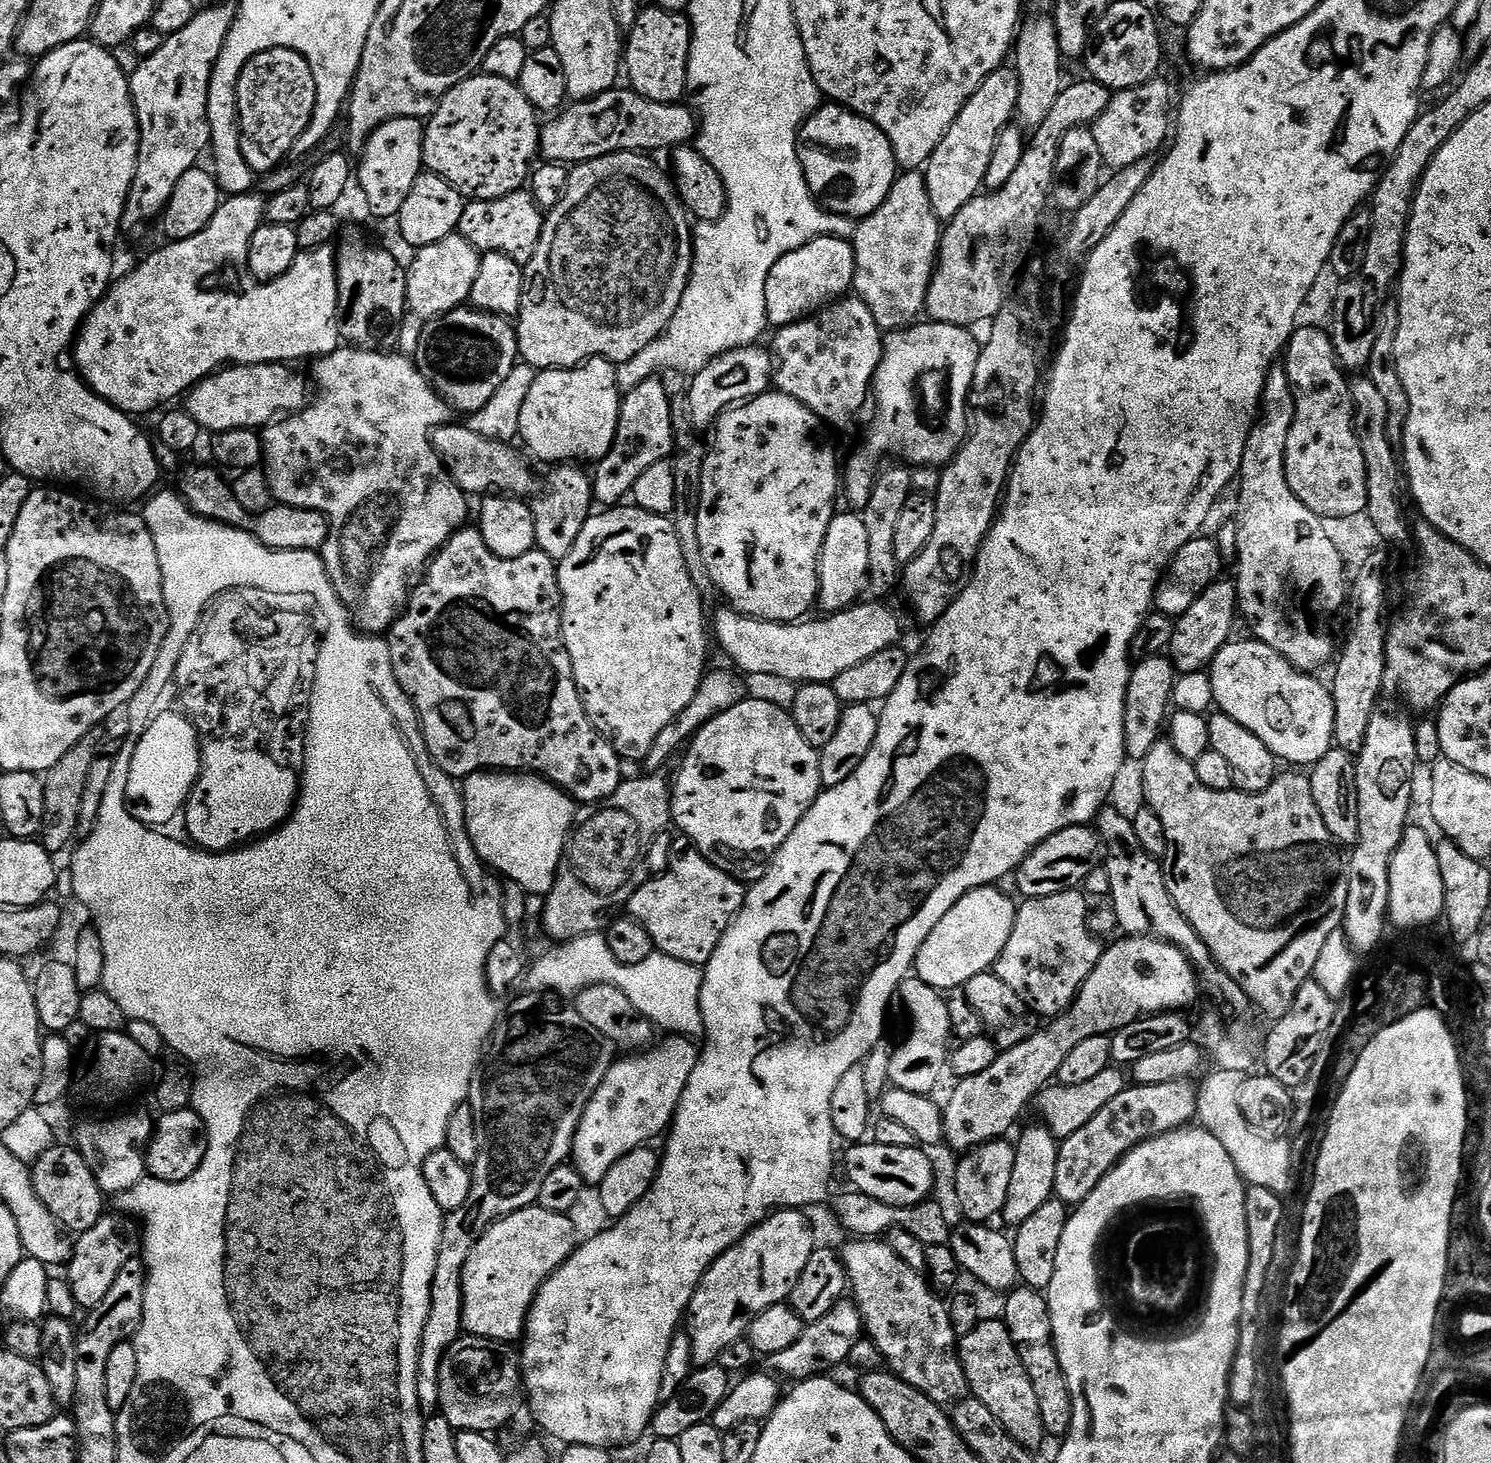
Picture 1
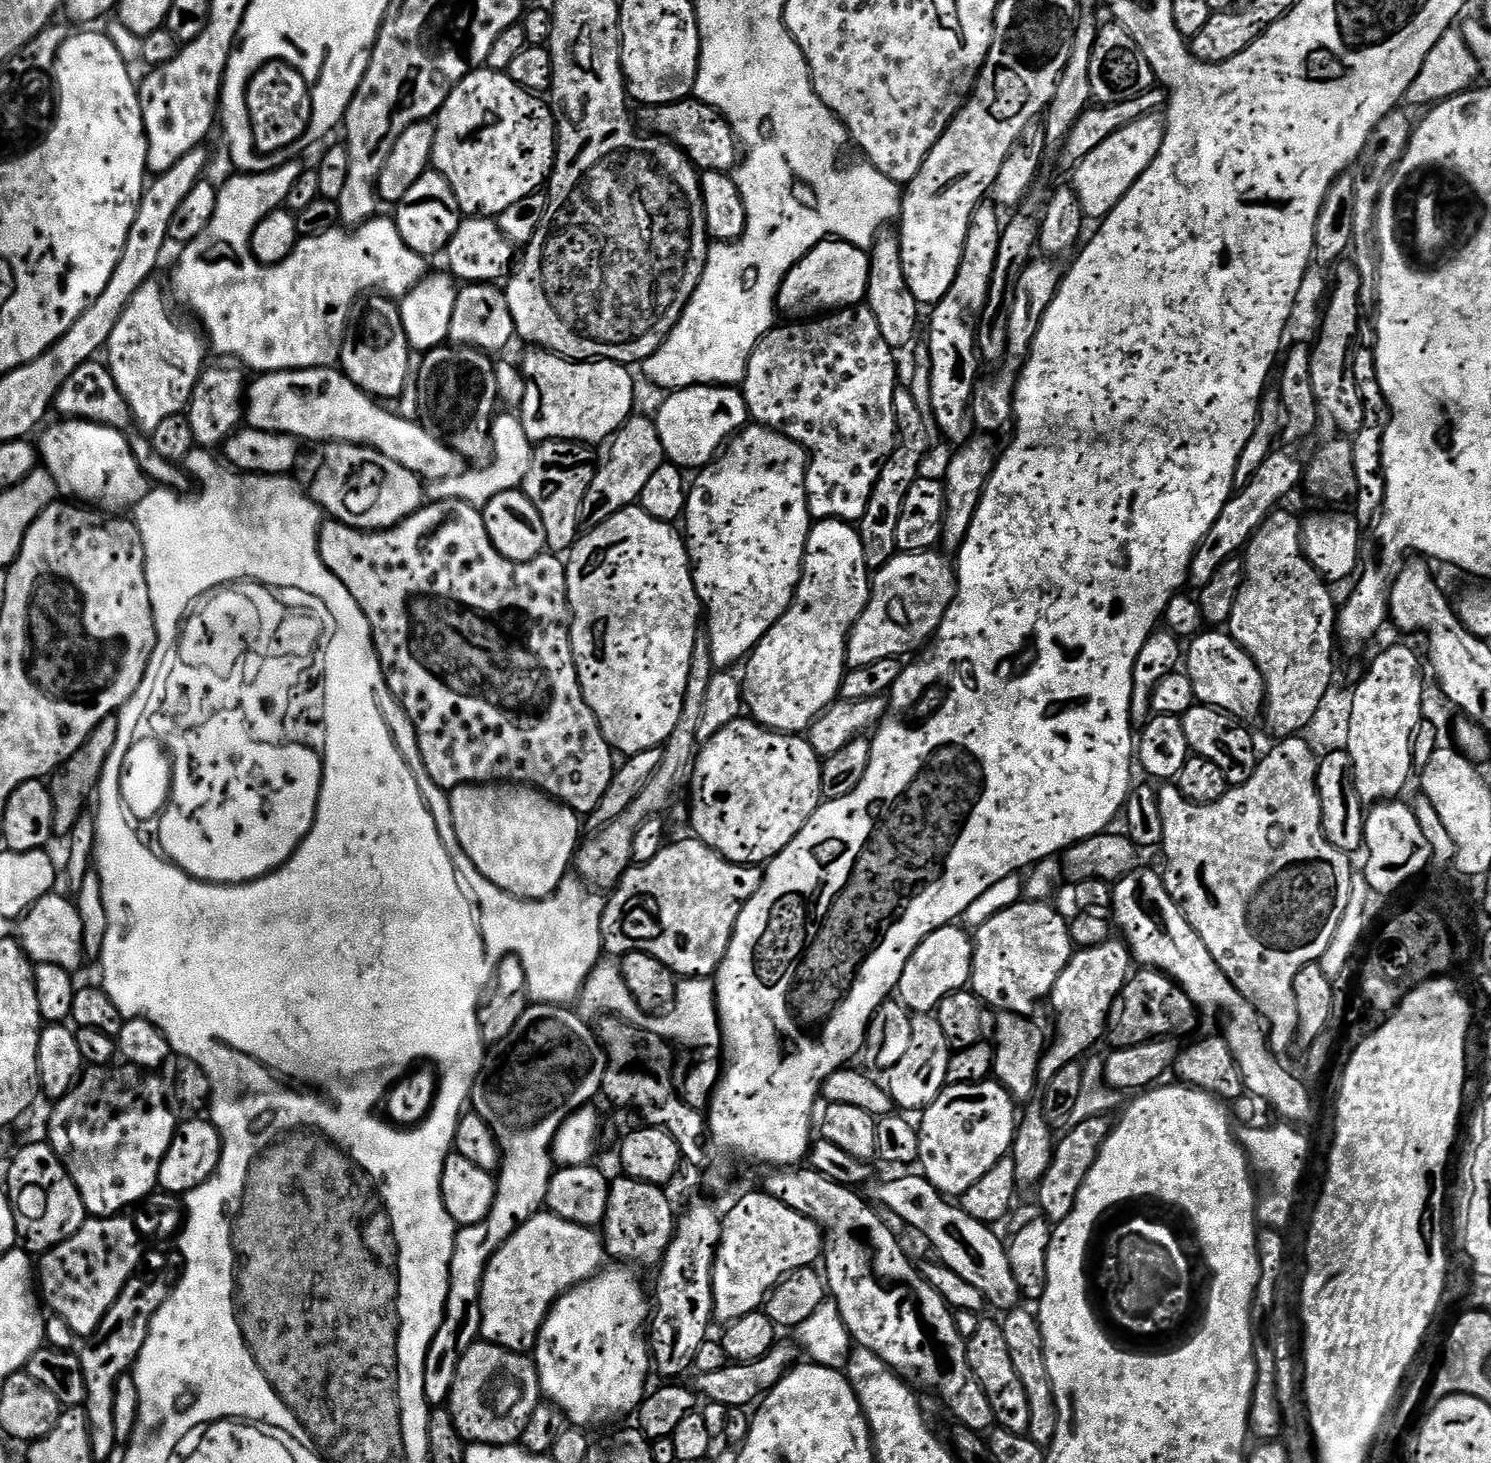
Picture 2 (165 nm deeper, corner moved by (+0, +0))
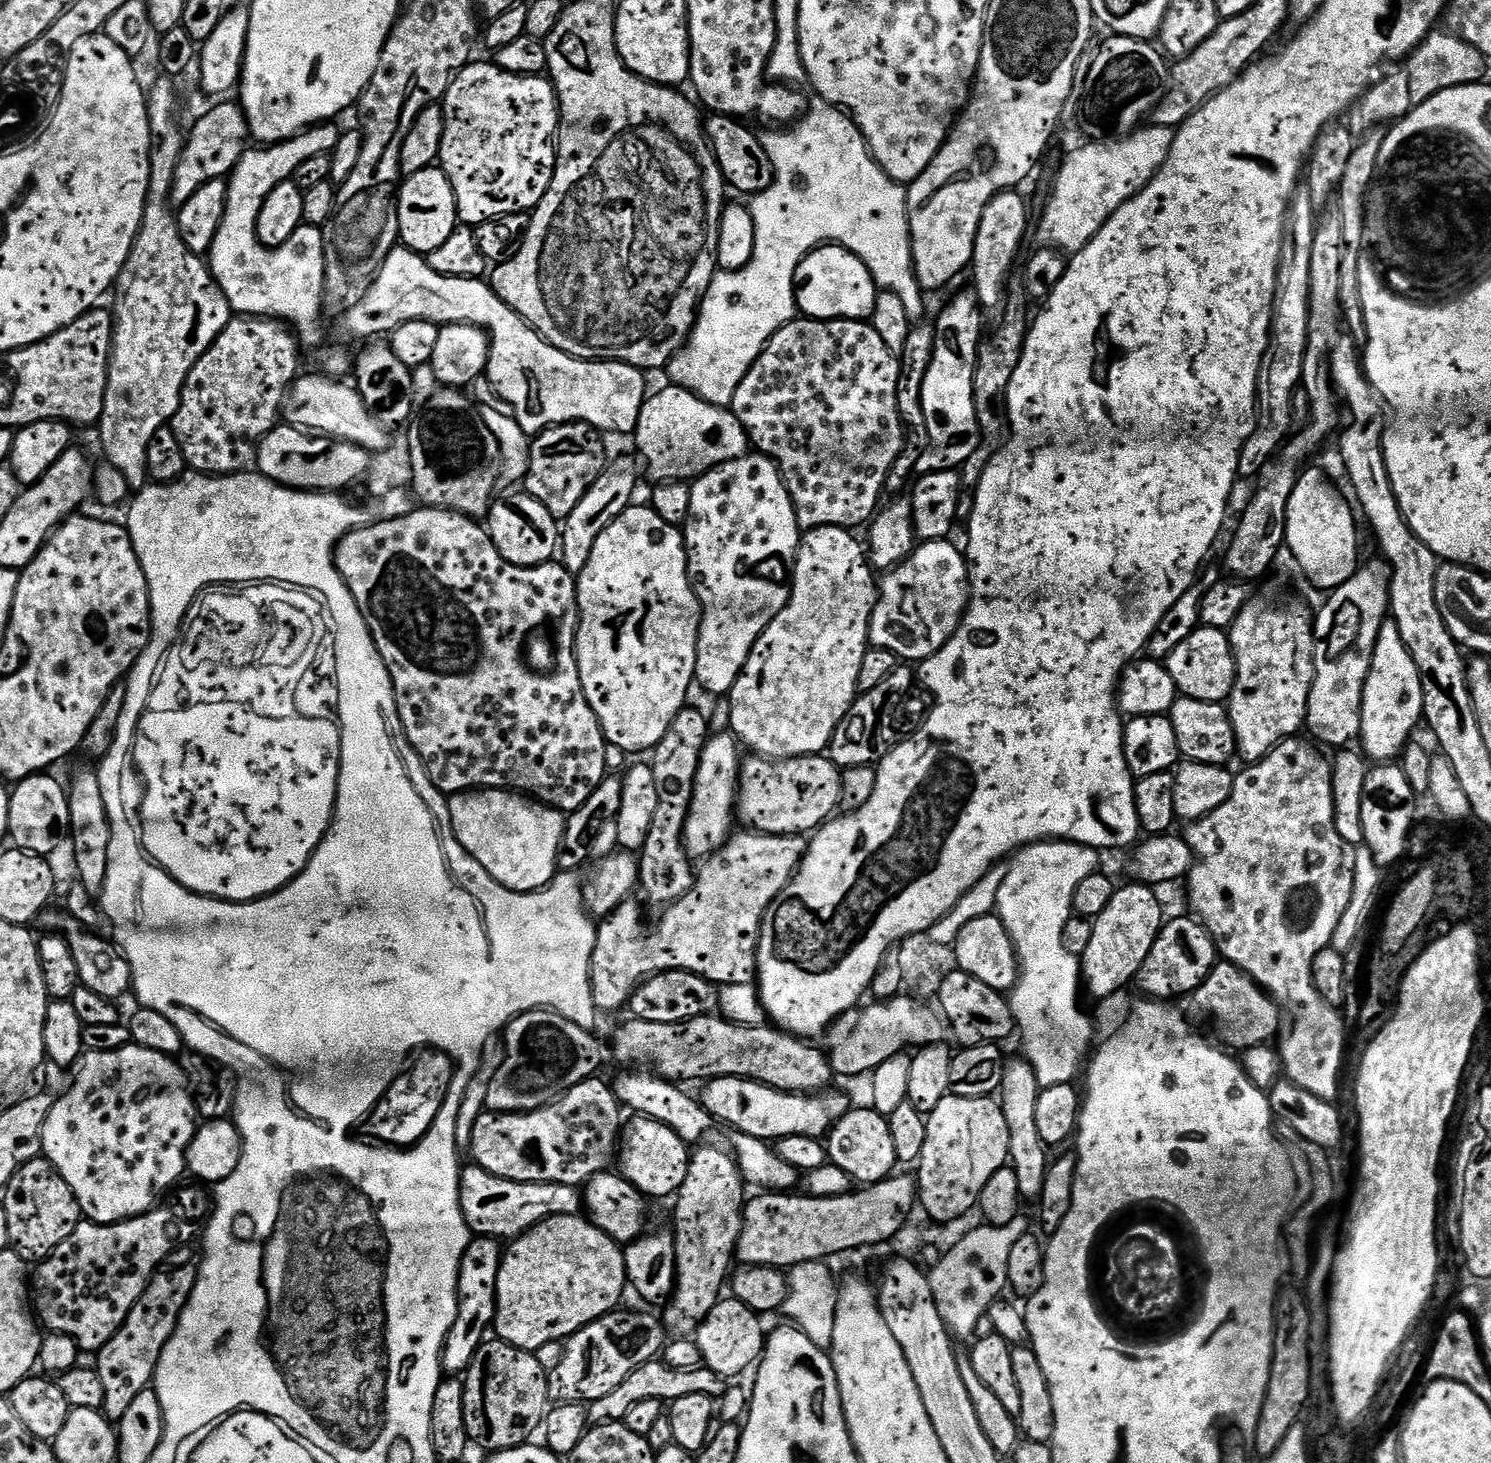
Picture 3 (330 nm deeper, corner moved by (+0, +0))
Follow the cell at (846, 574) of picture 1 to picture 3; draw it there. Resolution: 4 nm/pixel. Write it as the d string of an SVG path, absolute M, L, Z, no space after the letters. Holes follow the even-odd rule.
M826 526L825 528L807 529L800 537L800 548L796 552L796 565L792 567L792 593L786 602L786 606L766 626L766 630L754 642L750 650L750 658L746 658L746 666L741 670L738 682L734 682L730 695L727 697L728 720L730 731L737 741L745 749L751 750L755 755L762 756L770 760L789 760L799 756L818 756L827 749L830 738L834 730L838 730L838 722L846 718L850 706L857 698L858 670L862 670L862 658L868 652L870 641L868 631L870 630L870 618L876 605L878 595L878 580L874 575L874 569L866 555L866 548L863 543L855 540L853 533L847 528L835 528Z

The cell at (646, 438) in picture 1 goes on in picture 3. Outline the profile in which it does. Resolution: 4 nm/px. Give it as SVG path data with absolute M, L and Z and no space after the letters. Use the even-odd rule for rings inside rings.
M616 460L605 467L604 473L595 480L582 494L582 502L570 510L570 514L562 522L558 532L558 560L566 571L578 574L590 562L590 550L594 550L594 542L598 542L598 534L614 522L633 503L632 495L636 492L636 468L628 460Z

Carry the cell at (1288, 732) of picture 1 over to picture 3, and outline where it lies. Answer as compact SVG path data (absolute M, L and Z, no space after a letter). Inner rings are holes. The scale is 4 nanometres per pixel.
M1196 628L1194 634L1186 638L1186 642L1174 646L1166 661L1166 667L1170 678L1174 678L1180 696L1189 696L1202 702L1218 704L1227 701L1236 681L1232 643L1228 641L1227 631L1222 628Z

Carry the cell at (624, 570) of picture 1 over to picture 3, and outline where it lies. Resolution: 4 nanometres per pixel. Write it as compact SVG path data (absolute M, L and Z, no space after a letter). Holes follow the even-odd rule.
M629 506L602 534L598 534L598 542L594 542L594 550L590 550L590 562L578 573L576 581L576 609L580 611L580 620L576 624L576 643L574 655L578 674L582 682L582 690L586 694L586 702L590 710L600 723L600 729L604 731L604 739L613 749L621 748L624 752L644 752L655 748L656 744L666 736L666 730L670 730L670 722L678 718L678 714L689 703L688 691L694 688L696 678L696 643L700 633L700 600L696 597L696 591L692 589L692 583L688 577L688 551L684 549L684 534L677 525L670 522L662 522L658 514L651 506L636 508Z

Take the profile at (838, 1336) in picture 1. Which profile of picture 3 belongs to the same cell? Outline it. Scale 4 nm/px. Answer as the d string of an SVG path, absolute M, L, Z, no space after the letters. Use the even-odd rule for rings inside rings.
M659 1359L648 1360L622 1386L617 1386L615 1390L610 1390L610 1394L598 1398L594 1403L587 1405L588 1418L593 1425L598 1424L615 1424L623 1421L624 1415L638 1402L650 1402L659 1400L661 1402L671 1402L678 1398L683 1398L685 1394L704 1394L713 1398L723 1396L725 1385L722 1383L722 1377L714 1374L709 1368L703 1366L694 1370L674 1370L666 1366Z

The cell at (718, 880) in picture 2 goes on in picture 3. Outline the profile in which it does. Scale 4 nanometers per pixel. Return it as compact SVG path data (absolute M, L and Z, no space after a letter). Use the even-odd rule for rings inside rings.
M740 830L714 855L707 857L701 863L704 864L701 868L699 865L692 889L677 904L663 909L661 916L664 917L657 922L656 928L648 929L644 925L645 913L635 899L621 901L609 916L599 921L596 930L590 974L592 997L597 1010L601 1013L616 1012L623 1004L625 1007L636 993L638 985L657 972L693 972L702 979L709 980L714 986L753 983L757 979L756 947L764 915L792 880L792 875L800 869L807 849L808 840L804 836L775 836L765 832Z

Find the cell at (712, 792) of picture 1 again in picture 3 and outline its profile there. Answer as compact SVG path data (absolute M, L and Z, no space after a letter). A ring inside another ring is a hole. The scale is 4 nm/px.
M749 755L740 766L740 787L736 793L736 816L745 829L775 836L804 836L815 833L822 824L833 819L840 807L841 769L827 755L799 756L789 760L770 760Z

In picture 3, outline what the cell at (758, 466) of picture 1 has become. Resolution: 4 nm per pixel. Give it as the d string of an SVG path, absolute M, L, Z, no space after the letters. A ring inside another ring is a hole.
M749 454L731 460L725 464L719 464L716 468L704 473L703 476L697 476L691 481L690 487L690 514L688 520L682 525L684 534L684 549L688 551L688 577L692 583L692 589L696 591L696 597L700 600L700 633L696 643L696 678L695 683L700 684L712 696L727 697L731 693L734 682L738 682L740 672L746 666L746 658L750 658L750 650L754 642L770 626L770 622L786 606L786 602L792 593L792 567L796 565L796 552L800 548L800 537L802 529L796 511L792 505L790 494L786 490L784 480L780 477L776 464L769 456L759 454Z

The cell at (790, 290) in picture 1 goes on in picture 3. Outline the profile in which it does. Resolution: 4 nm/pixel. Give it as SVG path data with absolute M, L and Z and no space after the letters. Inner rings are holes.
M821 244L810 252L796 271L796 307L801 317L810 320L863 320L871 321L878 289L870 270L850 250L840 244Z

